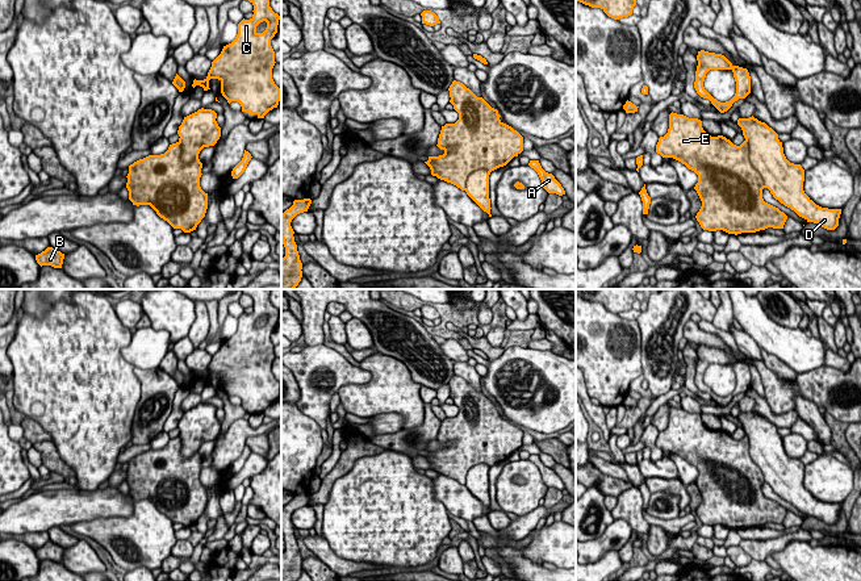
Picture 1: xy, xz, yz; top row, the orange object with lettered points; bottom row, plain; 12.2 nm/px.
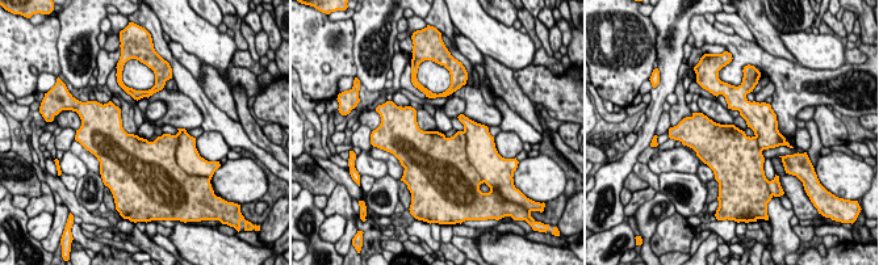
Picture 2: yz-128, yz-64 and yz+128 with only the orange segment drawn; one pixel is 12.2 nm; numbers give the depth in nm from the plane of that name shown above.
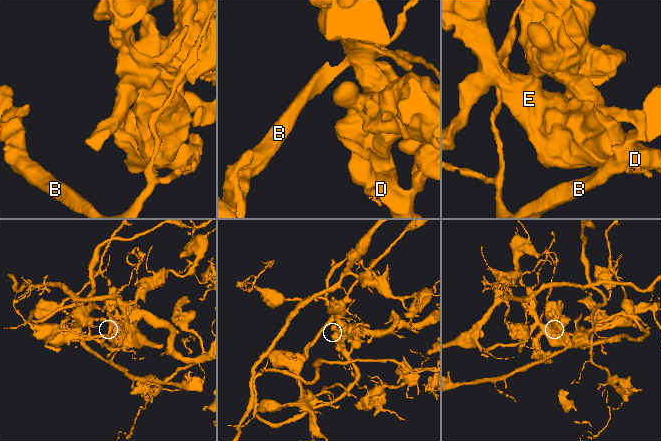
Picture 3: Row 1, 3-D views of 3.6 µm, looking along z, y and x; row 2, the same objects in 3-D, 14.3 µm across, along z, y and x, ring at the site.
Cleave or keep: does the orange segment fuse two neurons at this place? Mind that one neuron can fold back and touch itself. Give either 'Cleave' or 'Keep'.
Cleave

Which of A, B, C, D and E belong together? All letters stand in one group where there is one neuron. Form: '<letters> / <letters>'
A C D / B E

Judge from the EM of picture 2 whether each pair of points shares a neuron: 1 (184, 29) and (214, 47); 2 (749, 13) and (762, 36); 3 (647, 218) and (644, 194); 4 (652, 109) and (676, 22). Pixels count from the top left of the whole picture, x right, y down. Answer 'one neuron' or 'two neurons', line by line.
1: one neuron
2: one neuron
3: two neurons
4: one neuron

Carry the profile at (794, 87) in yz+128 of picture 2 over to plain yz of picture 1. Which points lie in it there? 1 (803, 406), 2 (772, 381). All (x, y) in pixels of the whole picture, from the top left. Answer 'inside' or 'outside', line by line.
1: outside
2: inside

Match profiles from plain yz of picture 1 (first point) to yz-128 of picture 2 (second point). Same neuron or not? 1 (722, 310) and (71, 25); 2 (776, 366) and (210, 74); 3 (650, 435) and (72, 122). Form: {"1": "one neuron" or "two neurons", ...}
{"1": "two neurons", "2": "one neuron", "3": "two neurons"}

